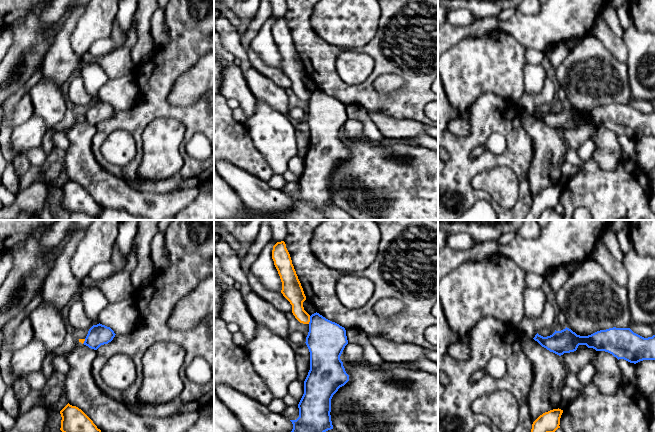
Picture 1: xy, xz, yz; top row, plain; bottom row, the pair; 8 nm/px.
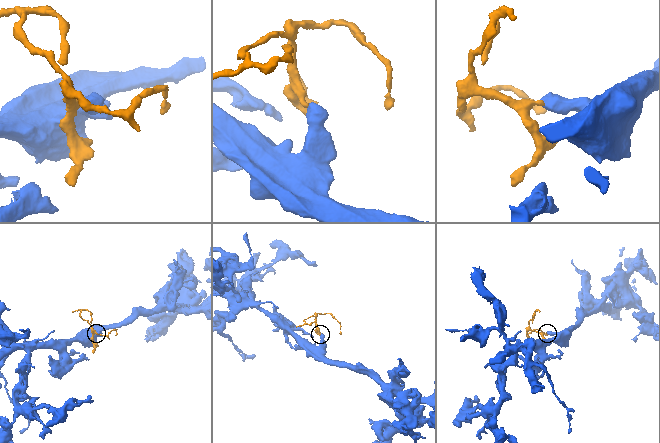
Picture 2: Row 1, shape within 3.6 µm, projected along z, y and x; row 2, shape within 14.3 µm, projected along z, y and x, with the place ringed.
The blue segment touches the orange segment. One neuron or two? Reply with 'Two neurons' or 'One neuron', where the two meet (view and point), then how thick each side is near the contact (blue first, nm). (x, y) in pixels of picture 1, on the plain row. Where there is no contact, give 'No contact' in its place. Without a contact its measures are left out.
Two neurons. Touches blue at xz (310, 96). Thickness 320 nm (blue) against 150 nm

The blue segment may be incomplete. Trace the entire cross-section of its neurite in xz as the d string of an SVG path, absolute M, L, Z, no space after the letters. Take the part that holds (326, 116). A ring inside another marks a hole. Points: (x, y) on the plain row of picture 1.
M316 88L310 92L305 119L310 128L310 146L298 180L299 193L290 196L292 207L273 217L246 208L248 220L330 220L322 210L333 205L331 175L349 157L340 135L348 120L346 106Z

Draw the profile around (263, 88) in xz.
M253 68L244 72L244 77L249 89L257 99L266 102L273 109L291 120L289 114L290 106L285 89L279 87L268 77Z

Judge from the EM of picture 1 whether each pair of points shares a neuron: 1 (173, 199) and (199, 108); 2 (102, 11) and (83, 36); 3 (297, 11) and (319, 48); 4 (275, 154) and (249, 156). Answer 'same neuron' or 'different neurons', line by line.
1: different neurons
2: same neuron
3: same neuron
4: different neurons

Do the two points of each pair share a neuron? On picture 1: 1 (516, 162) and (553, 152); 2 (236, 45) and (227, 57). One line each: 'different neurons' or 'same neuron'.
1: different neurons
2: different neurons

